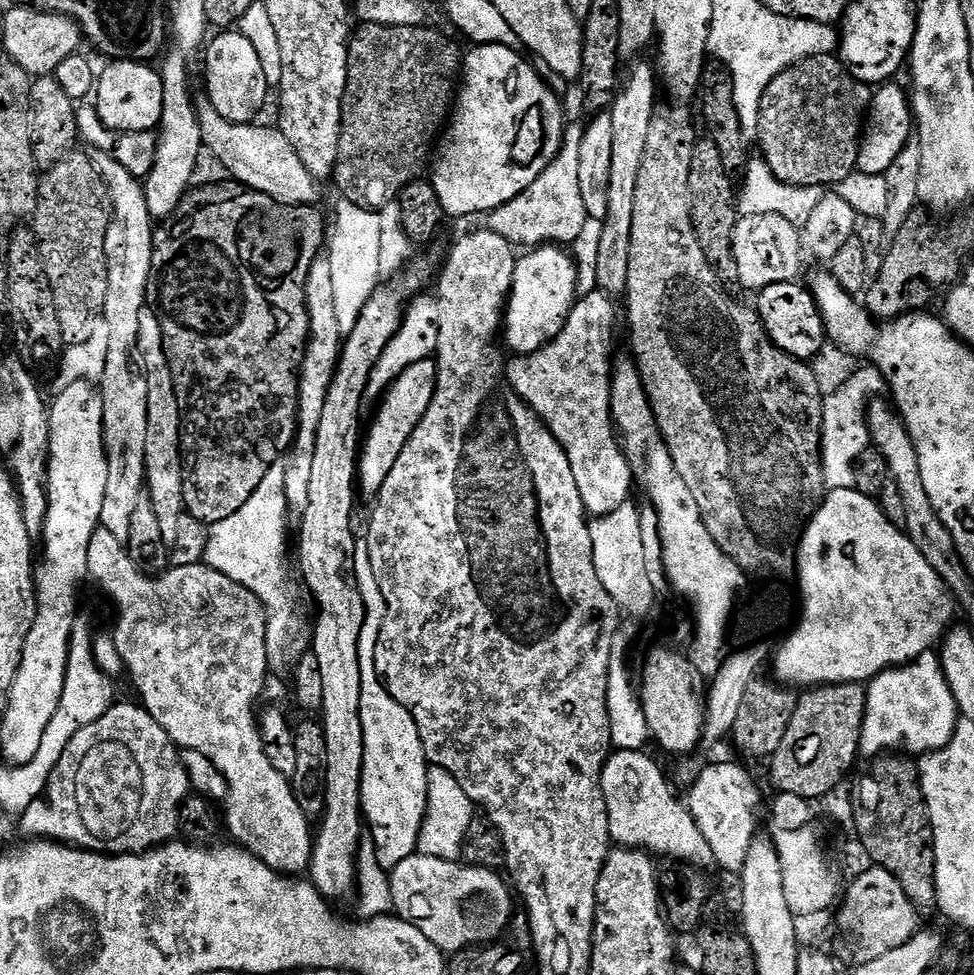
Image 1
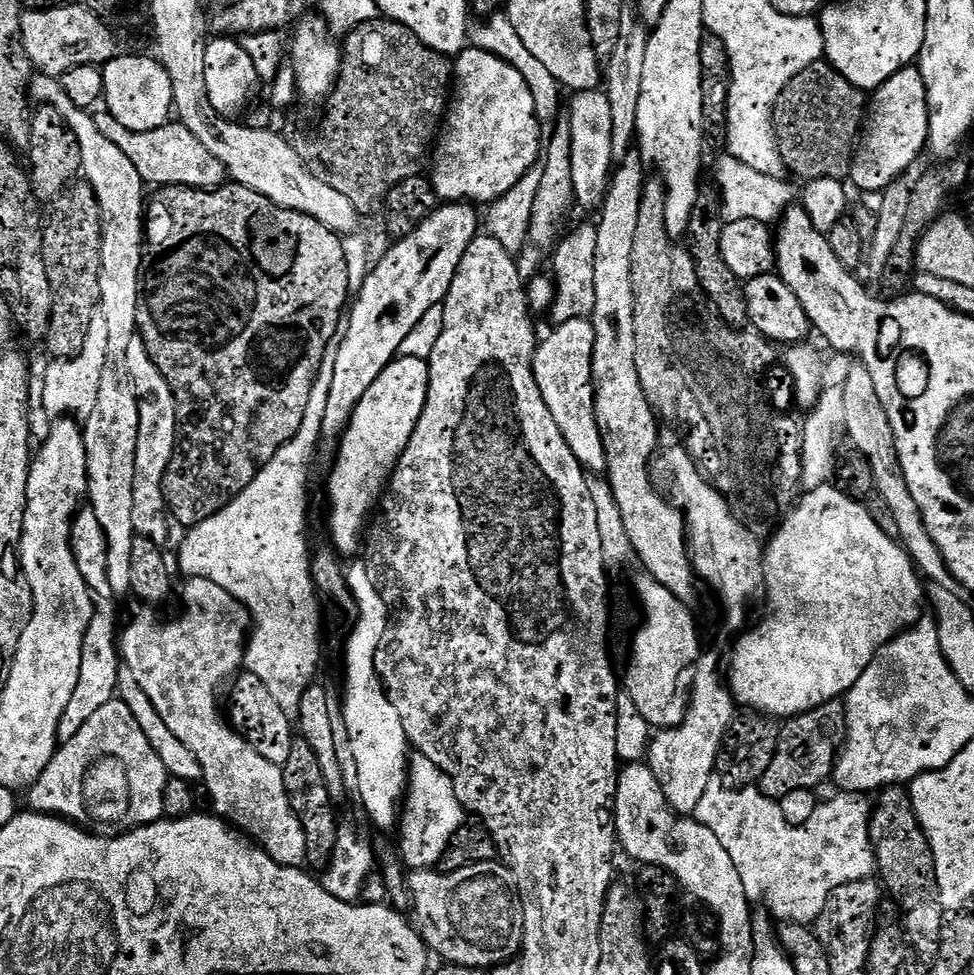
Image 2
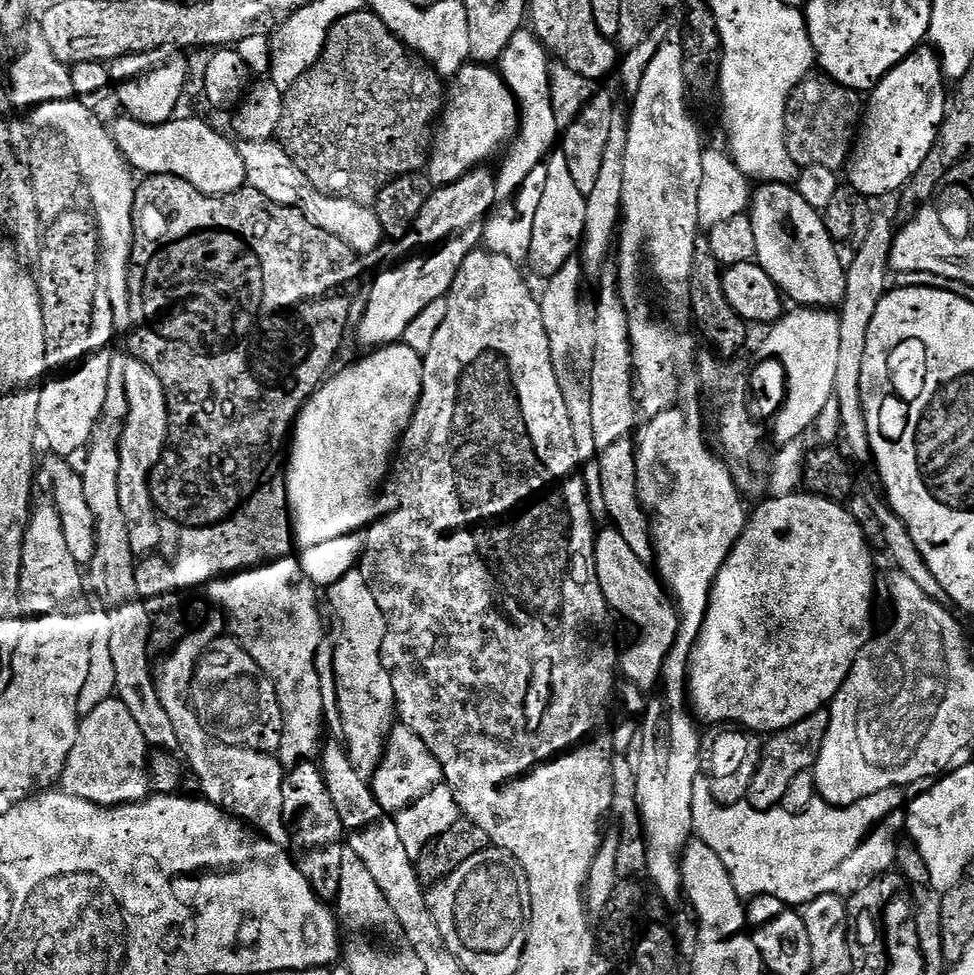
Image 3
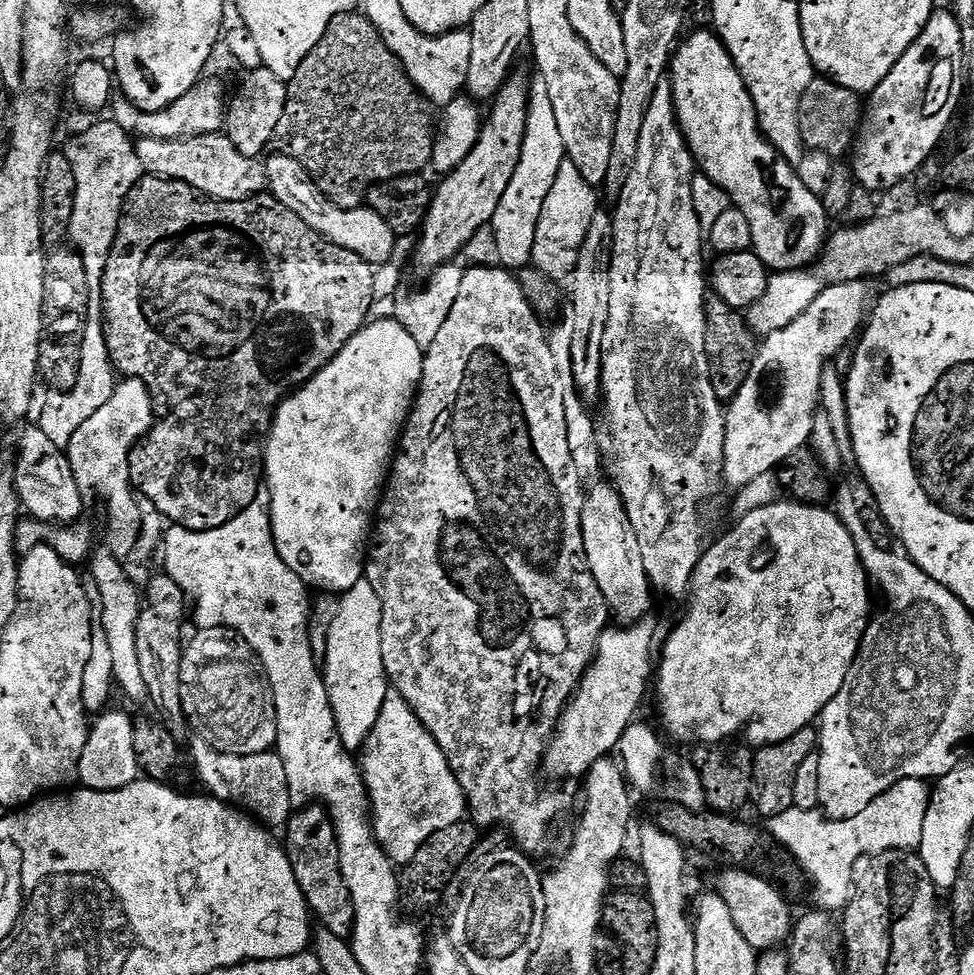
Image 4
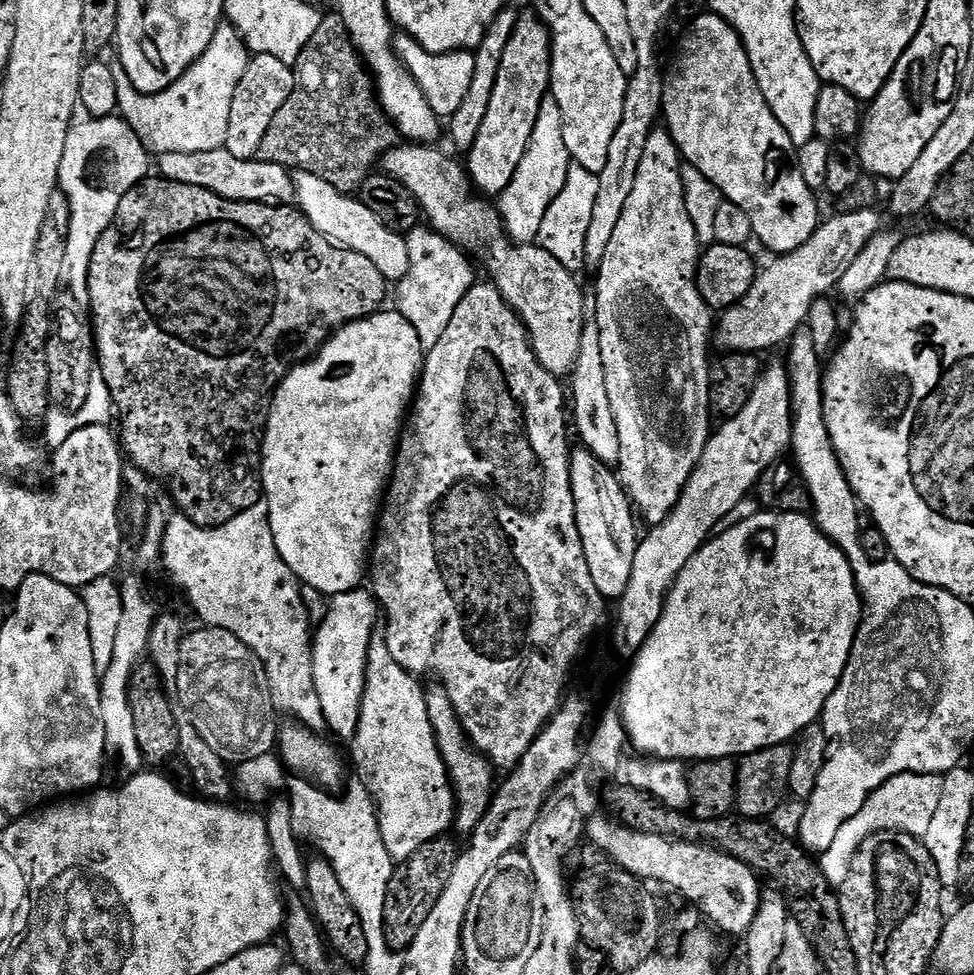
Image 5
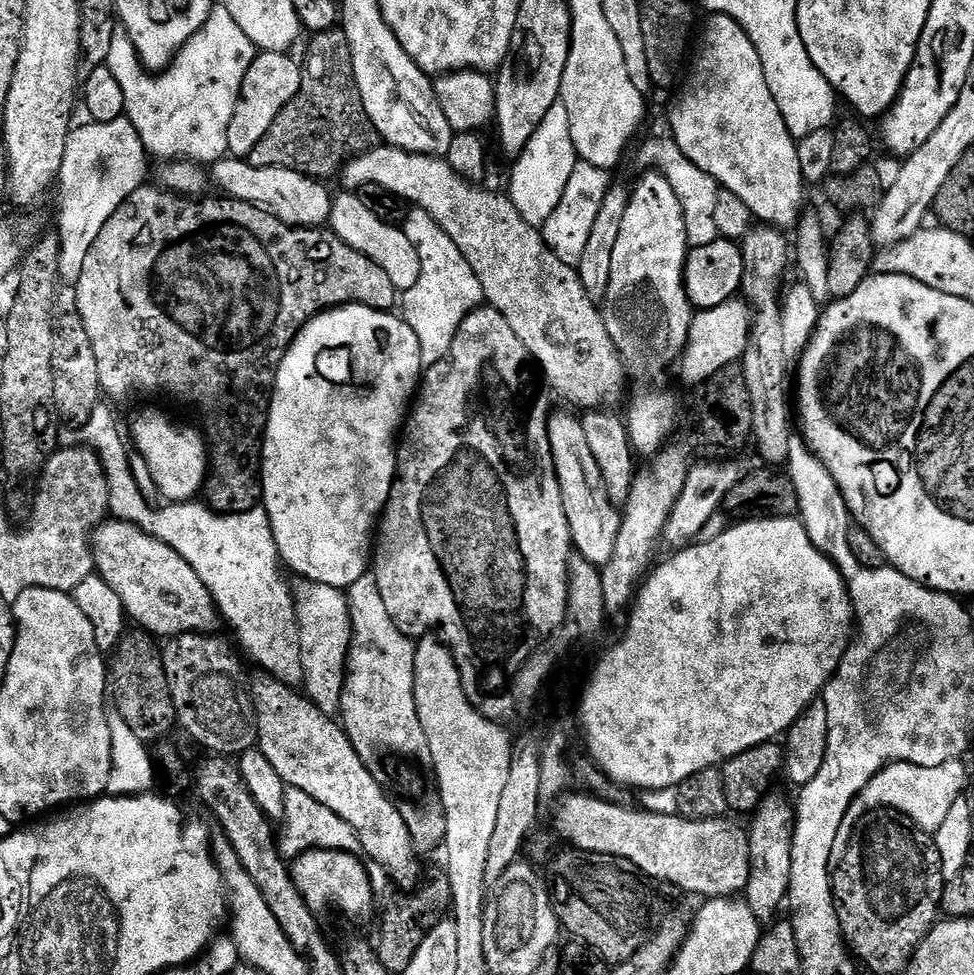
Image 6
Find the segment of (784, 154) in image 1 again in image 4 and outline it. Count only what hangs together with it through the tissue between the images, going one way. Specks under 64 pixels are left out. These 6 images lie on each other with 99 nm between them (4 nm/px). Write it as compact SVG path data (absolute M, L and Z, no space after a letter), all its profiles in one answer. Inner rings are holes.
M815 77L799 104L799 132L805 147L809 151L826 153L833 160L845 157L855 145L863 113L864 106L859 93L838 86L824 77Z

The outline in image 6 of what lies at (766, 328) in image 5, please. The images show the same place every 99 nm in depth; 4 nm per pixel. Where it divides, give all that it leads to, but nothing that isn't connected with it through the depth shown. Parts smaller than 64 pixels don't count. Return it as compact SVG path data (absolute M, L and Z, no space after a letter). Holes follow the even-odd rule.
M740 298L722 302L722 306L697 311L690 322L690 334L684 353L678 361L681 382L703 386L711 376L718 374L718 370L722 370L722 366L743 361L744 350L752 333L753 315L753 309Z

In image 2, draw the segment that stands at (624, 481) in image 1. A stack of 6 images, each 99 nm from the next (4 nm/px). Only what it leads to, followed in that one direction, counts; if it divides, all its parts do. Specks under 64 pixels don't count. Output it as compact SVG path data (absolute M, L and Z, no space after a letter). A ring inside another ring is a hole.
M588 318L565 320L556 325L557 328L536 345L536 353L532 359L534 378L546 402L546 410L550 410L554 422L558 422L558 430L562 430L562 438L566 438L566 446L570 446L574 458L584 468L585 473L604 474L608 471L606 450L602 446L602 434L596 421L592 385L594 326Z

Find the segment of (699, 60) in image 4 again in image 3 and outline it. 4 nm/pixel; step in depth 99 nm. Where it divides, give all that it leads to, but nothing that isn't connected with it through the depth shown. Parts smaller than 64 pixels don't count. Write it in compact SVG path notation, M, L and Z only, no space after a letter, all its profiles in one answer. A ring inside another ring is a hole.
M764 182L757 188L760 189L750 196L755 263L770 274L789 301L797 300L797 305L825 310L843 305L848 273L845 261L840 261L837 241L826 230L823 215L791 184Z

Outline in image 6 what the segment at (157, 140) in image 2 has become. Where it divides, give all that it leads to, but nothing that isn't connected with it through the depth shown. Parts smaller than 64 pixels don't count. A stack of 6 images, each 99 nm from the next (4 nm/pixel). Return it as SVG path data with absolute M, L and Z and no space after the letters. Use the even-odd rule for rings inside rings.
M225 158L211 165L210 180L213 185L221 188L225 197L241 200L269 212L274 218L286 222L295 228L319 228L327 225L330 220L330 195L324 188L320 188L321 181L302 172L295 172L289 168L255 168L250 166L244 158Z

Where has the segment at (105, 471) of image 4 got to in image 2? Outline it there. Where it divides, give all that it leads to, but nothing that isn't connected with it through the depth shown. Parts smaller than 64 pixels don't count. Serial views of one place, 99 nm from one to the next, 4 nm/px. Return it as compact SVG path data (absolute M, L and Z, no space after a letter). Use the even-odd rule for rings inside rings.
M137 338L130 342L126 350L126 366L130 370L132 384L136 387L136 396L140 399L138 450L135 451L134 528L137 535L163 547L167 540L169 518L164 500L164 480L178 443L176 403L166 378L162 378L158 366L154 366L143 340Z

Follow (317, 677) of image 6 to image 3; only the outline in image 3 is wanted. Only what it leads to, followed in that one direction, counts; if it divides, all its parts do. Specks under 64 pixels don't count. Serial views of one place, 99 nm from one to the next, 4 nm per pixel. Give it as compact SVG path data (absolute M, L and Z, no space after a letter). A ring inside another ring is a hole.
M363 571L347 572L327 592L340 619L340 645L336 648L332 668L336 671L336 704L340 707L340 728L344 731L342 743L348 749L354 770L358 770L364 780L371 781L384 757L384 746L394 727L396 711L394 686L390 686L390 674L386 674L382 666L382 642L388 623L382 610L378 610L374 590L366 582Z

